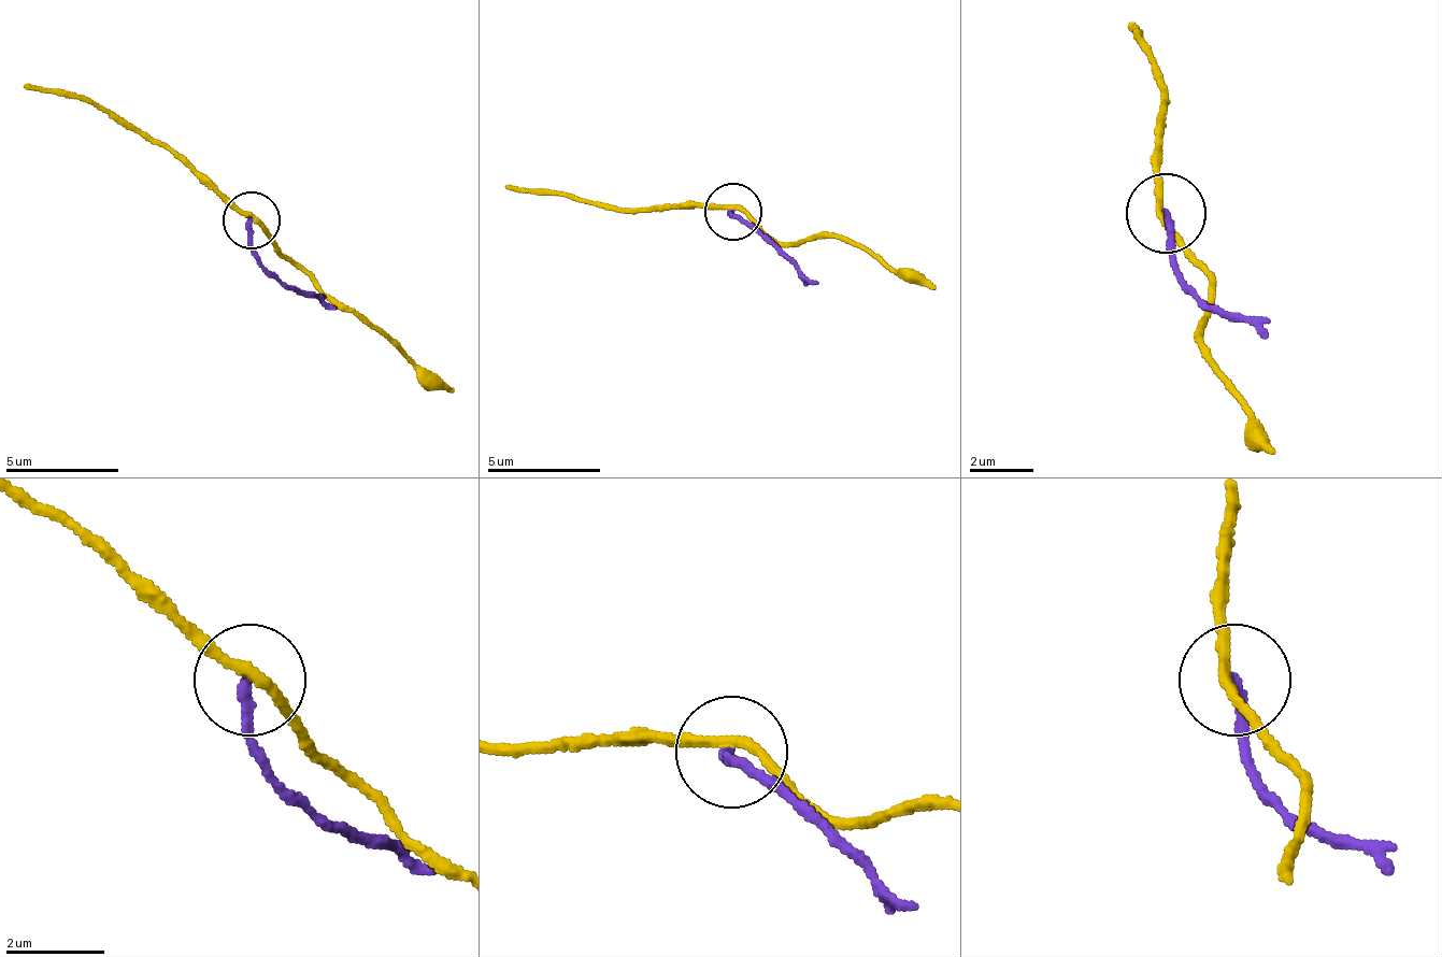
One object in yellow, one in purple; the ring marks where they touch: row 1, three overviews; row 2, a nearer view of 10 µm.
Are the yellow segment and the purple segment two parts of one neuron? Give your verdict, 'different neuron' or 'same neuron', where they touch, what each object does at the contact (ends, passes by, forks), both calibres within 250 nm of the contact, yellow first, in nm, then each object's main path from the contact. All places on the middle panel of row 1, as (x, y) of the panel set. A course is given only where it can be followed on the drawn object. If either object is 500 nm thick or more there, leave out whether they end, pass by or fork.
different neuron; place (732, 212); yellow passes by; purple ends; calibres 200 and 220 nm; course yellow (734, 210), (780, 244), (854, 239), (933, 290); course purple (734, 210), (819, 284)

